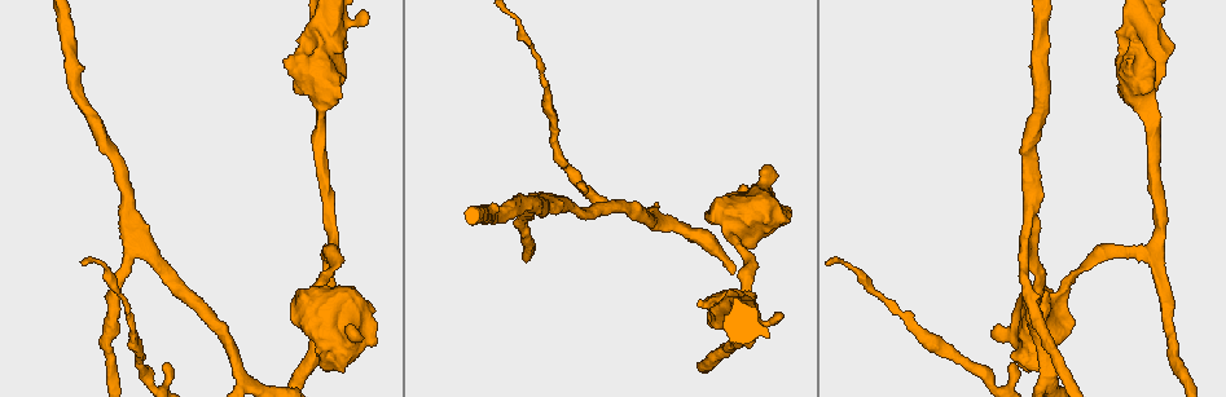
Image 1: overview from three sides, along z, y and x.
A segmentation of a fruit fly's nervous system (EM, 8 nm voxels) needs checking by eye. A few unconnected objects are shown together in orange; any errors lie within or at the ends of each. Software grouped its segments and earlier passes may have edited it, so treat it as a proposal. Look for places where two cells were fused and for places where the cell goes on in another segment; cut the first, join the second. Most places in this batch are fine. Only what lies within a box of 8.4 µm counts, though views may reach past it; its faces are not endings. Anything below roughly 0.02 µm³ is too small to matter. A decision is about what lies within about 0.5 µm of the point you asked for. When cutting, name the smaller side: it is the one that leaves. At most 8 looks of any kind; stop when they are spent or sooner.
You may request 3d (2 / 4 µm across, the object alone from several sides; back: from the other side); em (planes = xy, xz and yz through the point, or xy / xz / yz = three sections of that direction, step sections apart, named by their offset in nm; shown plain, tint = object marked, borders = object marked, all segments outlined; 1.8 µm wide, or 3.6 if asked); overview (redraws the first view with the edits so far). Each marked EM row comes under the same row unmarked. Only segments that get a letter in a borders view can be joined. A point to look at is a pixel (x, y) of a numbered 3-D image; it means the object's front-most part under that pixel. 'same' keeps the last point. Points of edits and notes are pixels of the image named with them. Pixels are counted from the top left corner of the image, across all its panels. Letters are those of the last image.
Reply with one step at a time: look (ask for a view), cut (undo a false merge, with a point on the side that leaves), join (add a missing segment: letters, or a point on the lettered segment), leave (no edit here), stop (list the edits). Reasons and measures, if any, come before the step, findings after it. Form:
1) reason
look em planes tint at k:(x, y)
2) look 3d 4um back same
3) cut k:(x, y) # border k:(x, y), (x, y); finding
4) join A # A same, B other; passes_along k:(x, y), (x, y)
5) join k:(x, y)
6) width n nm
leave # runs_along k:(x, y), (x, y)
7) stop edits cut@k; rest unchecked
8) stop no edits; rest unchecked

branch stops here
look 3d 4um back at 1:(164, 362)

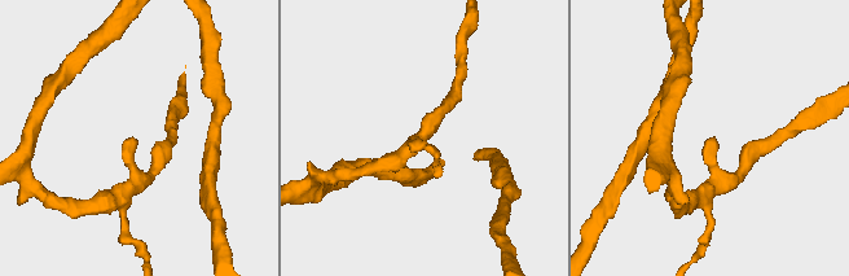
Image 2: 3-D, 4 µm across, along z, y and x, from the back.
shape alone is not enough
look em yz step 4 borders at 2:(715, 140)

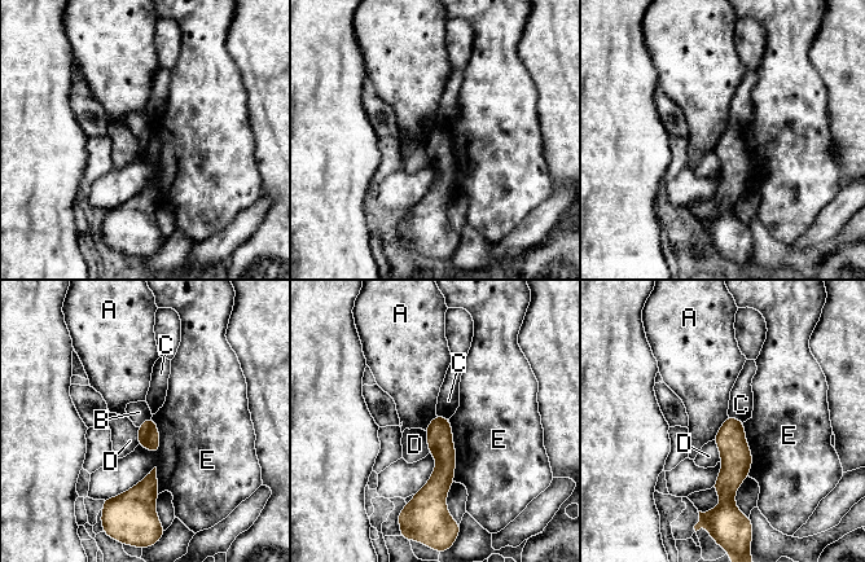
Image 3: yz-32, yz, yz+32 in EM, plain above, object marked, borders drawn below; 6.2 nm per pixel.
look em planes borders same

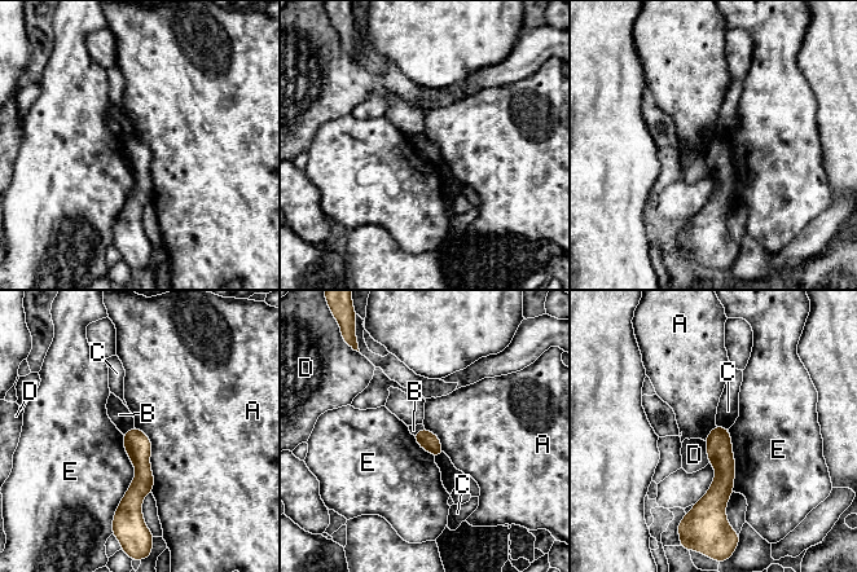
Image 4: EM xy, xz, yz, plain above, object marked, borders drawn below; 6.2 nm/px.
leave # A other, B other, C other, D other, E other; border 4:(135, 426), (152, 444), (152, 492); no lettered segment goes on from it

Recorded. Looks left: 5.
branch point
look em planes tint at 1:(1151, 255)

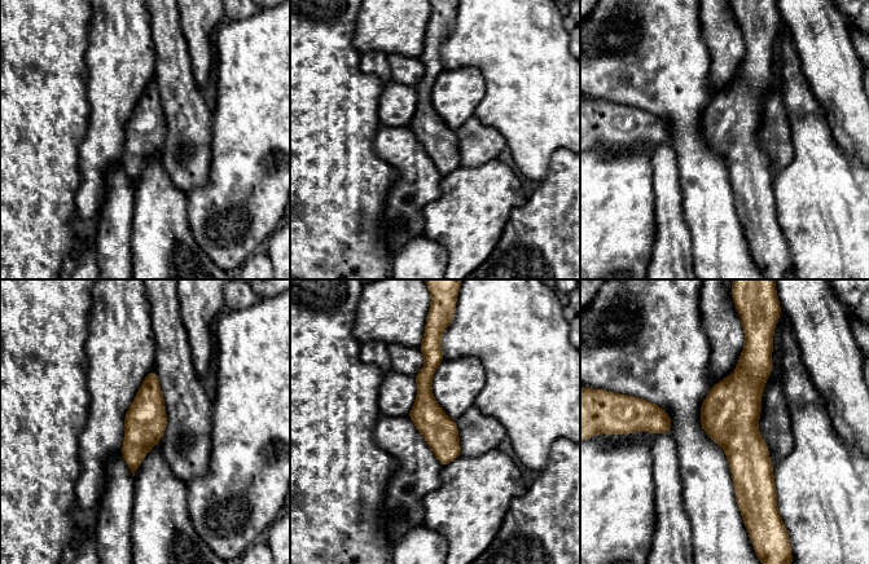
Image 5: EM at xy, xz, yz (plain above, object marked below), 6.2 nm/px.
look em planes borders same

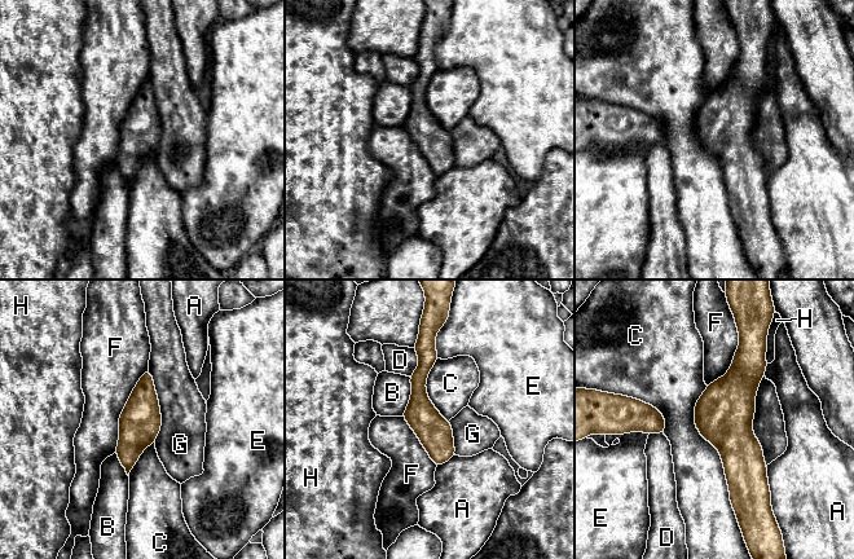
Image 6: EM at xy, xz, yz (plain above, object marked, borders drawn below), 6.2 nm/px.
longest_contact C 800 nm
leave # A other, B other, C other, D other, E other, F other, G other, H other; border 6:(707, 386), (695, 427), (735, 513); all the same cell

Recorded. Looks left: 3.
arms part here
look em xy step 4 tint at 1:(1031, 252)

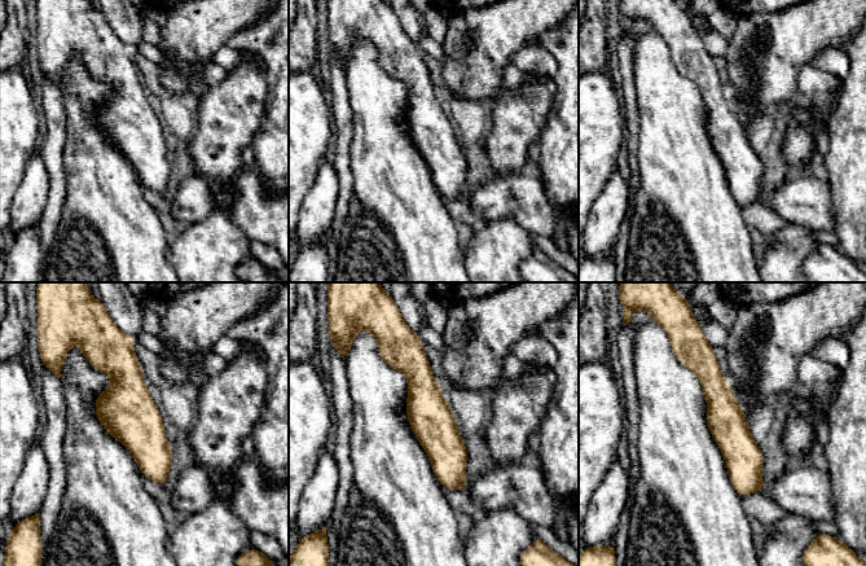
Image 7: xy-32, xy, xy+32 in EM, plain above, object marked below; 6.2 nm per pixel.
what lies round it
look em xy step 4 borders same

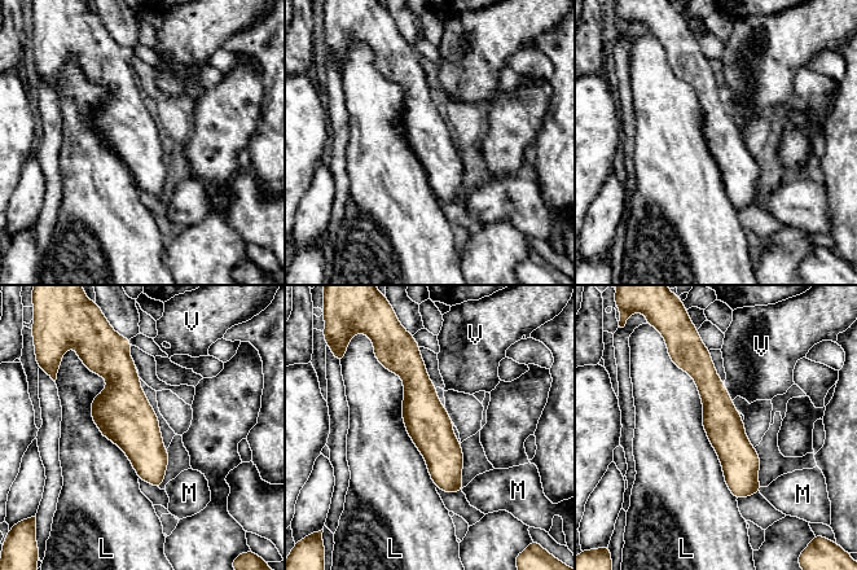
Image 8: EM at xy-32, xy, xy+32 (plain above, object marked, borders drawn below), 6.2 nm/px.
leave # L other, M other, V other; runs_along 8:(706, 354), (739, 495); continuous, no second cell

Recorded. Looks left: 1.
stop no edits; rest unchecked

